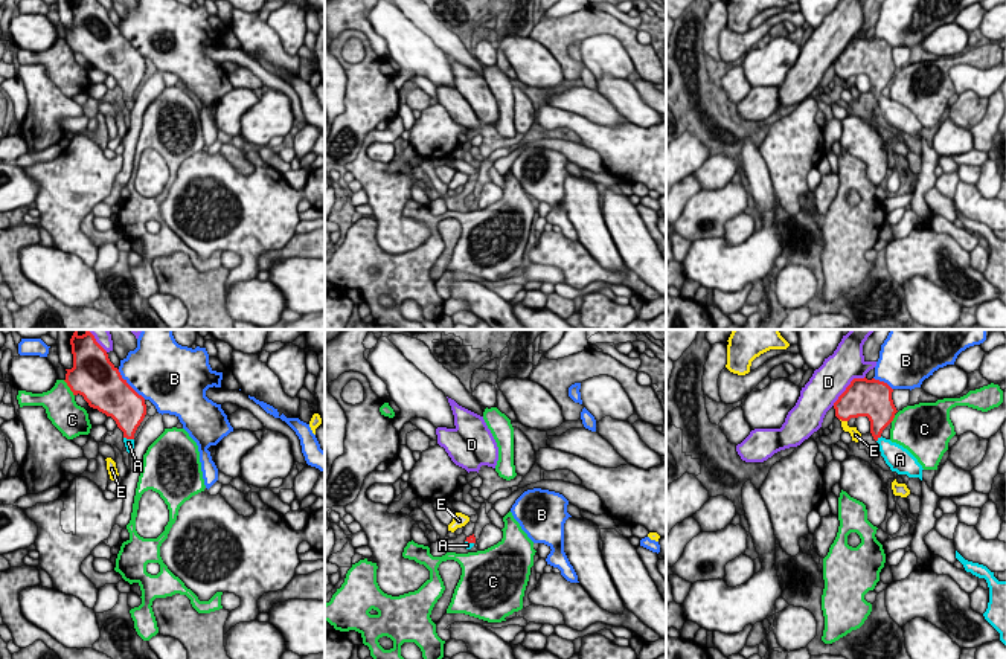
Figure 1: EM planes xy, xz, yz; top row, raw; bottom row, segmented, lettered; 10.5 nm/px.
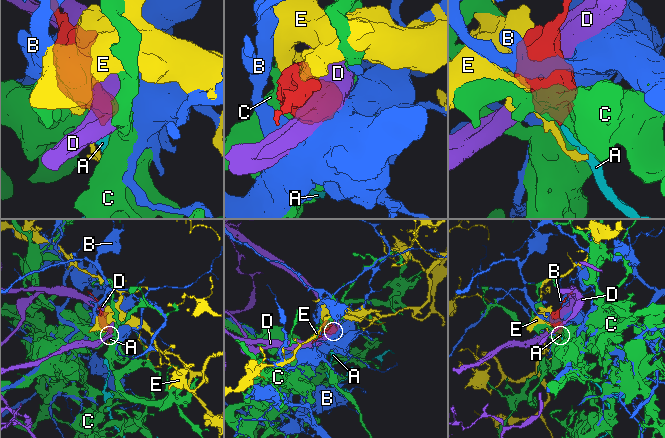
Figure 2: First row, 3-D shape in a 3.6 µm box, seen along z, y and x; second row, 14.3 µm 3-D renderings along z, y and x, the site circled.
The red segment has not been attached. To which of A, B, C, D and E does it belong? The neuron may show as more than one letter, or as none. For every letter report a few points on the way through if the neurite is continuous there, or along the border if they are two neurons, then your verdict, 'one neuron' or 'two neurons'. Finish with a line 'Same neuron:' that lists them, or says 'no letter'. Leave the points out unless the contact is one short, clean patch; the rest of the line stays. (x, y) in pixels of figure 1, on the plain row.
A: runs through yz (880, 75), (877, 98), (895, 113); one neuron
B: two neurons
C: two neurons
D: two neurons
E: two neurons
Same neuron: A

